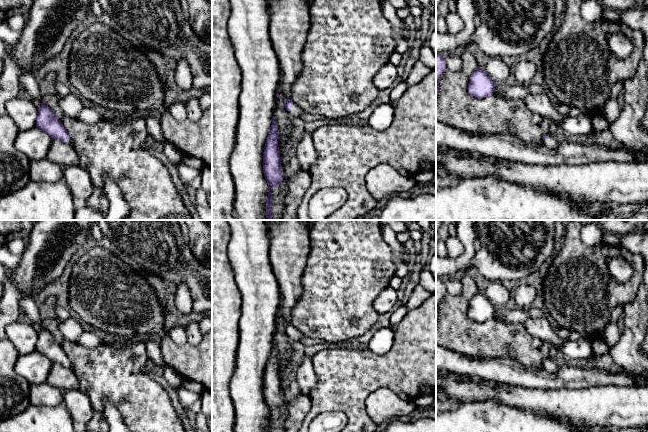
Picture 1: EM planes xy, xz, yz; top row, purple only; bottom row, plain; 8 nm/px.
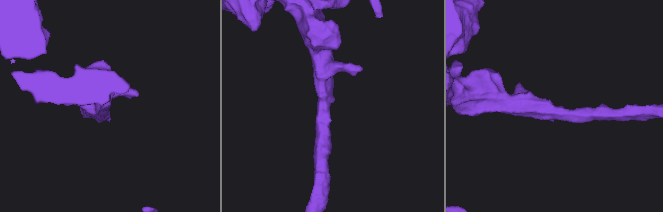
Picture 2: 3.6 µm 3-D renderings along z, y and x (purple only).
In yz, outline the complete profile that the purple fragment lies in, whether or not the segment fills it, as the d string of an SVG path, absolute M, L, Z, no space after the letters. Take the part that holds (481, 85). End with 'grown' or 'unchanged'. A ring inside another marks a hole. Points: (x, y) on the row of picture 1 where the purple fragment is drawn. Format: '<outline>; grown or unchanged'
M480 67L470 76L468 92L474 98L483 99L494 94L496 84L486 70Z; unchanged

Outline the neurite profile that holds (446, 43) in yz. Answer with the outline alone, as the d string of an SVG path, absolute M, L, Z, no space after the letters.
M457 0L457 13L464 21L464 27L458 34L440 33L436 30L436 53L440 55L460 54L470 45L475 33L475 10L473 0Z

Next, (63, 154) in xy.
M58 139L52 140L47 158L62 167L79 164L79 156L76 150Z

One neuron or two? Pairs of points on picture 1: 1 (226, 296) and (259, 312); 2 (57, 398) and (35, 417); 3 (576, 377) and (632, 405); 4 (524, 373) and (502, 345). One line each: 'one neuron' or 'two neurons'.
1: two neurons
2: two neurons
3: two neurons
4: two neurons

